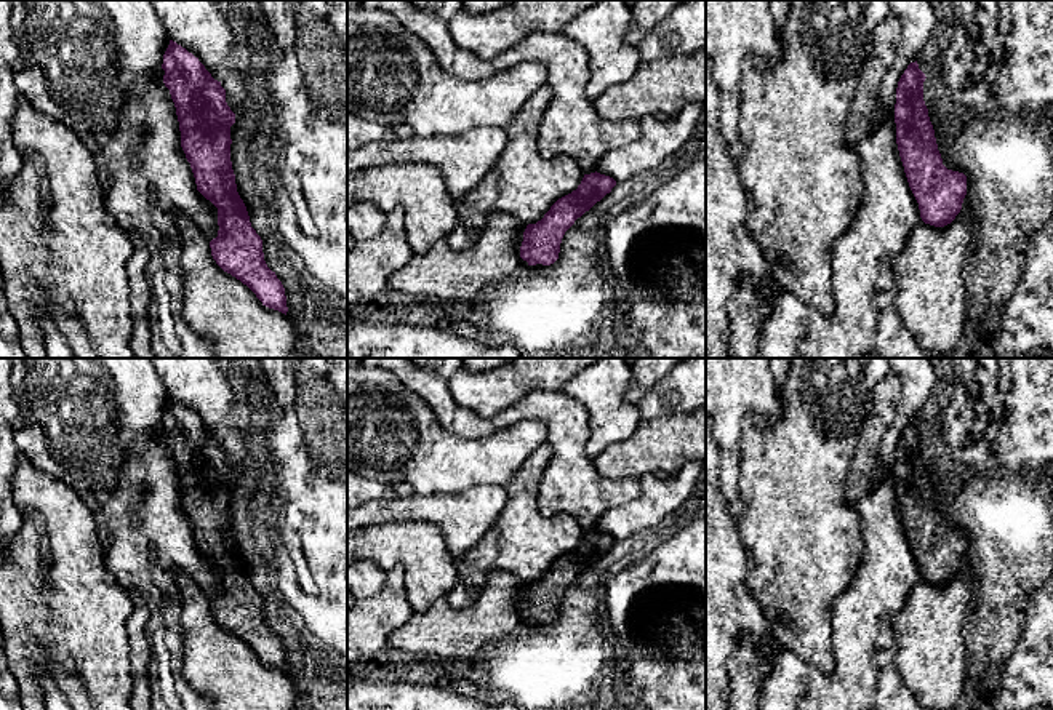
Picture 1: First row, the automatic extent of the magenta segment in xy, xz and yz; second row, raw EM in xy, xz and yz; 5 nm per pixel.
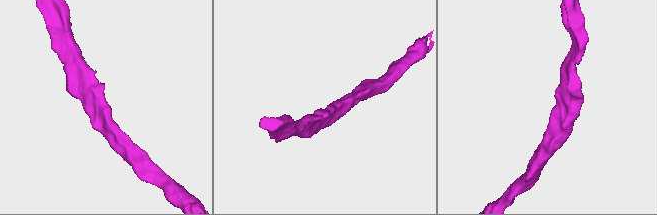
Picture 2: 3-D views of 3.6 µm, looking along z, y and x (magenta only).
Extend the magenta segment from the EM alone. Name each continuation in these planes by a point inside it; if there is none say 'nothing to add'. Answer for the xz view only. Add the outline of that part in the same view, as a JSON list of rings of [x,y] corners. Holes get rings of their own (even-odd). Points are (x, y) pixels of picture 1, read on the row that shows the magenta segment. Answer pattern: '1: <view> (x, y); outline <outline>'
nothing to add

